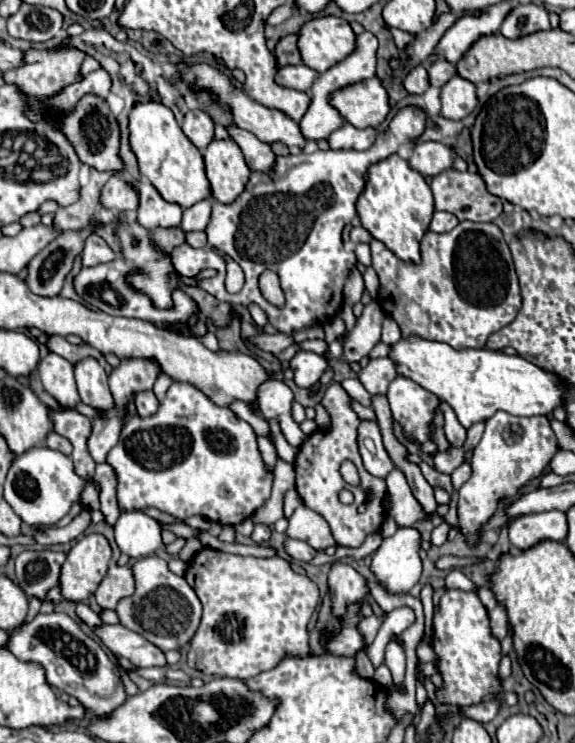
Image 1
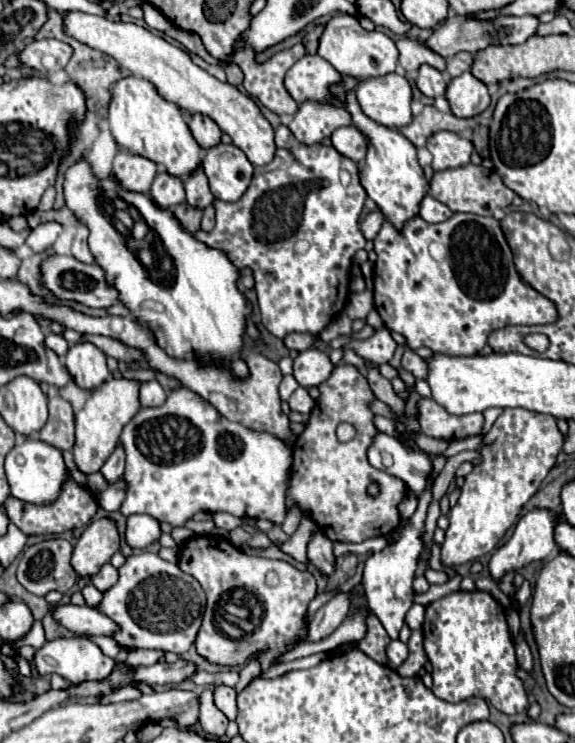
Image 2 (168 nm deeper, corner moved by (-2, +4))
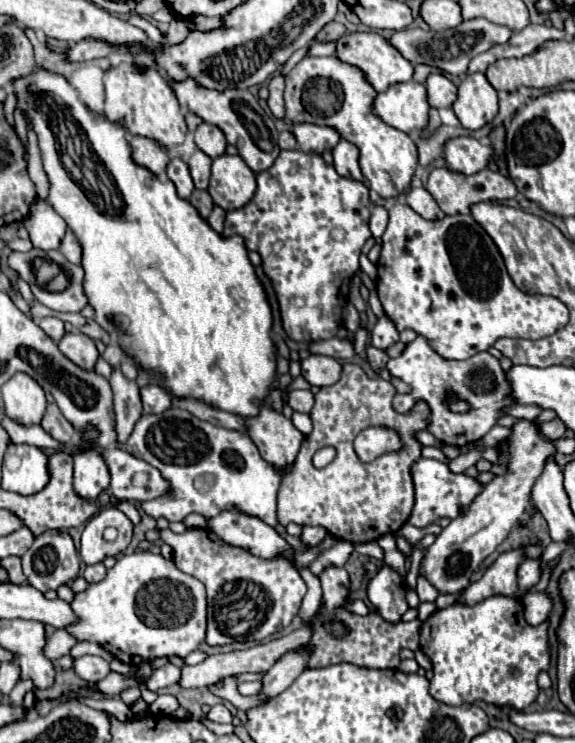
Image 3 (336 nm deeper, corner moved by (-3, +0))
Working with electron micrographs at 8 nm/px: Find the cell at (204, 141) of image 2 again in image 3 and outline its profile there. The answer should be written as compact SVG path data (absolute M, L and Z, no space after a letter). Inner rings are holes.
M202 122L196 132L194 132L194 142L196 146L208 154L210 158L218 158L224 154L226 150L226 138L222 134L222 130L218 126L212 126L212 124L206 124Z

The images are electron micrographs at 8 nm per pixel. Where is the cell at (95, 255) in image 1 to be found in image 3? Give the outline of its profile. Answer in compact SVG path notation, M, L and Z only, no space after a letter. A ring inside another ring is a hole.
M72 230L66 232L64 240L62 240L62 246L60 246L60 252L72 262L72 264L80 264L80 258L82 258L82 246L78 242L78 238L74 236Z

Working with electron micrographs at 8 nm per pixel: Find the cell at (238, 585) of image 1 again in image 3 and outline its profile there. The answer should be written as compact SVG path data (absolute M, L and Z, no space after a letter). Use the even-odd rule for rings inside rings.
M190 528L184 534L160 530L166 544L172 546L174 564L198 578L208 592L208 646L224 646L232 642L264 640L278 630L282 632L298 614L306 584L298 570L284 558L264 560L222 542L210 530Z

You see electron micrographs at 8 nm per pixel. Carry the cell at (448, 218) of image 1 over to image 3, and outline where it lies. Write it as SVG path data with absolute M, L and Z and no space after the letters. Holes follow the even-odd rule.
M412 188L406 192L406 204L418 212L422 218L426 220L440 220L446 214L440 210L440 206L436 204L436 200L424 190L424 188Z

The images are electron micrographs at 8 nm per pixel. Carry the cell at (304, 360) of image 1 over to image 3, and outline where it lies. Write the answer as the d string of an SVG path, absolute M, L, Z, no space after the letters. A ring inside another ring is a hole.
M308 356L306 360L300 362L302 366L302 376L308 380L312 386L330 386L340 378L342 364L330 356Z

